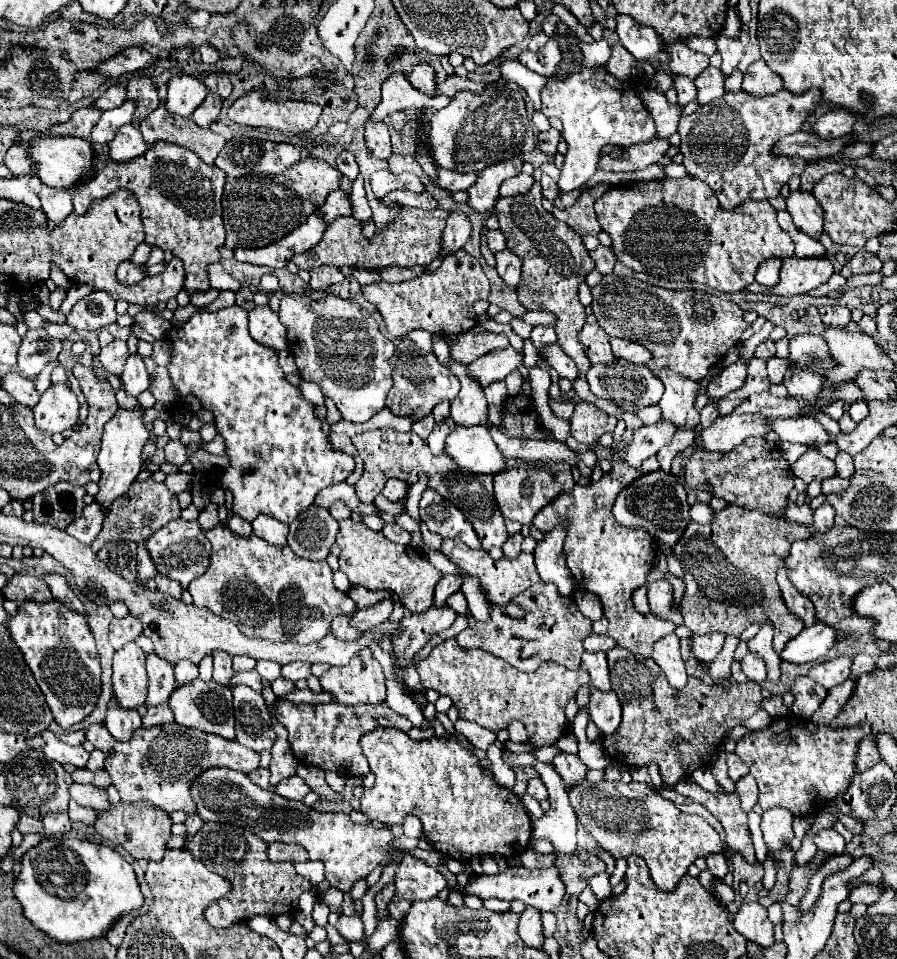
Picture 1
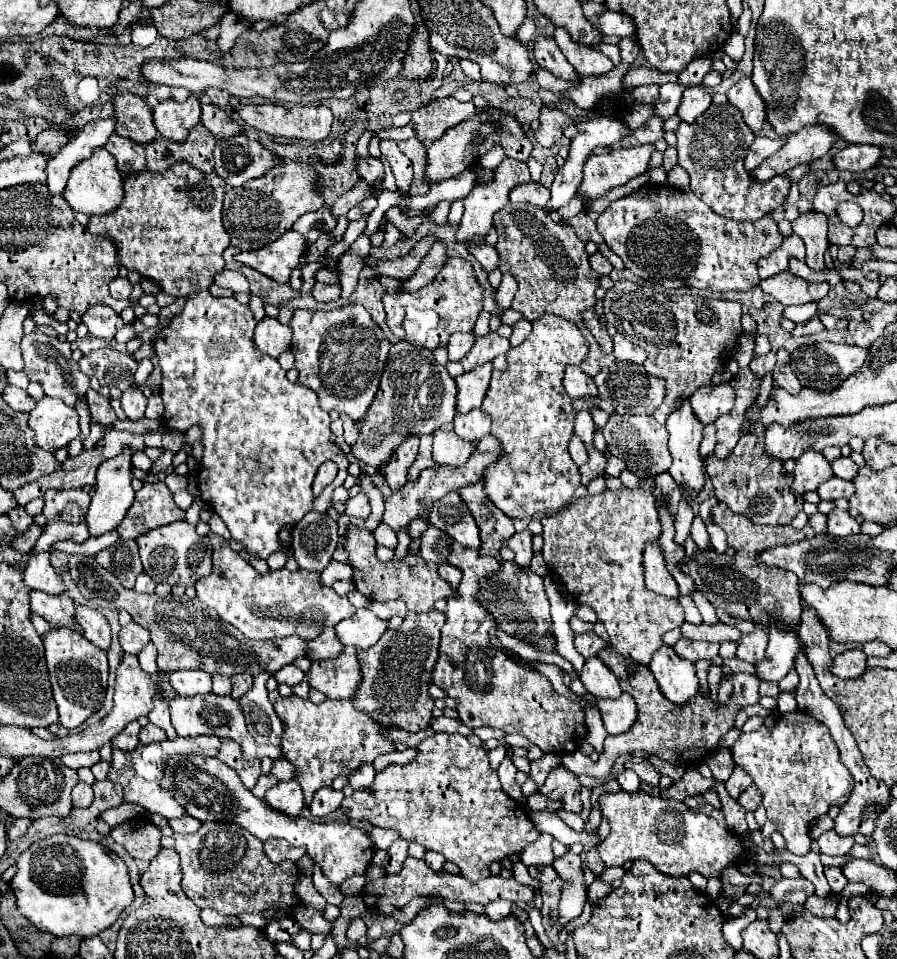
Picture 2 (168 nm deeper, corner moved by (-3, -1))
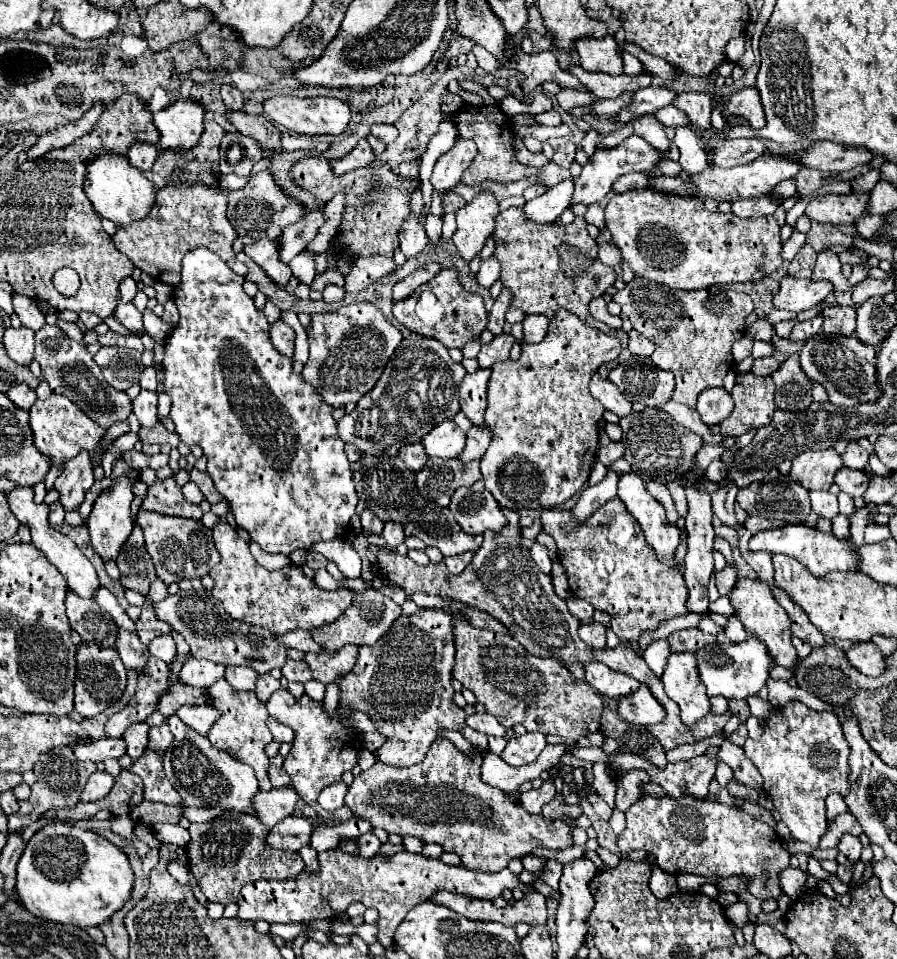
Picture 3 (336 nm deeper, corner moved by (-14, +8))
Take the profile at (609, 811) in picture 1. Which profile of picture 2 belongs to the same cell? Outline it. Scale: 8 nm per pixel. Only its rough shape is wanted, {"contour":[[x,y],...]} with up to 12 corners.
{"contour":[[604,793],[608,867],[710,877],[748,855],[680,801]]}

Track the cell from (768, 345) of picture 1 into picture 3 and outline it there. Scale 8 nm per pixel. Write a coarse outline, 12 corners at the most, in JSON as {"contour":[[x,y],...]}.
{"contour":[[775,358],[755,360],[751,372],[755,376],[771,376],[779,362]]}

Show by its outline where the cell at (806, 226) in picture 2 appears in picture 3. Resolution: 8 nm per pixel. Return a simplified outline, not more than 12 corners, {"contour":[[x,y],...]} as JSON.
{"contour":[[823,250],[813,268],[813,280],[829,280],[835,292],[845,292],[837,254]]}

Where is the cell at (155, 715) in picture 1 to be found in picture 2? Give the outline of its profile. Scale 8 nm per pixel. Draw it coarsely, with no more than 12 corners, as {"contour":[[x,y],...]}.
{"contour":[[152,723],[142,727],[140,743],[166,739],[164,729]]}

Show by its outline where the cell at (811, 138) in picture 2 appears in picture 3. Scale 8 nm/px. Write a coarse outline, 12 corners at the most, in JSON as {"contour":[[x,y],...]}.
{"contour":[[763,154],[735,168],[651,178],[651,190],[735,202],[769,194],[797,164]]}

